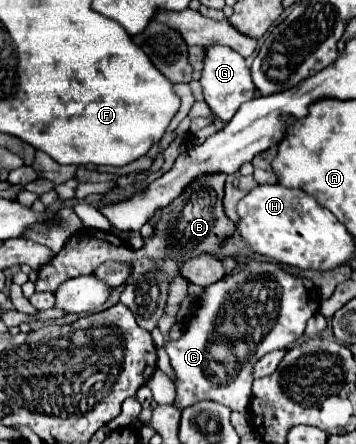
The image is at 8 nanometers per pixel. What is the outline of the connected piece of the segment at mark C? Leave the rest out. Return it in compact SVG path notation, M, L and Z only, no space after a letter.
M248 260L240 270L234 270L212 286L206 286L202 296L196 298L196 310L182 324L182 336L166 346L170 366L176 376L174 404L184 410L196 402L212 400L228 406L230 410L244 412L252 394L254 364L272 350L282 350L296 344L304 336L306 320L318 312L318 306L318 290L308 278L288 274L278 262L268 260Z

